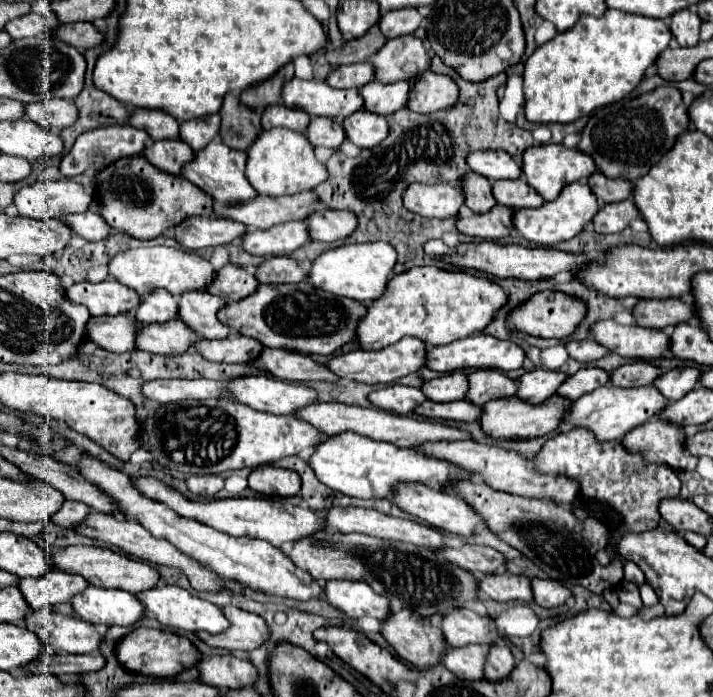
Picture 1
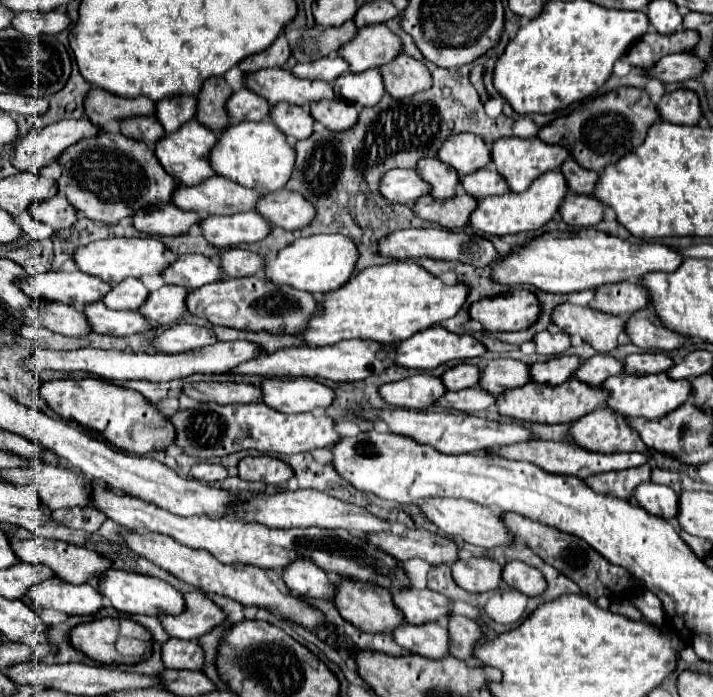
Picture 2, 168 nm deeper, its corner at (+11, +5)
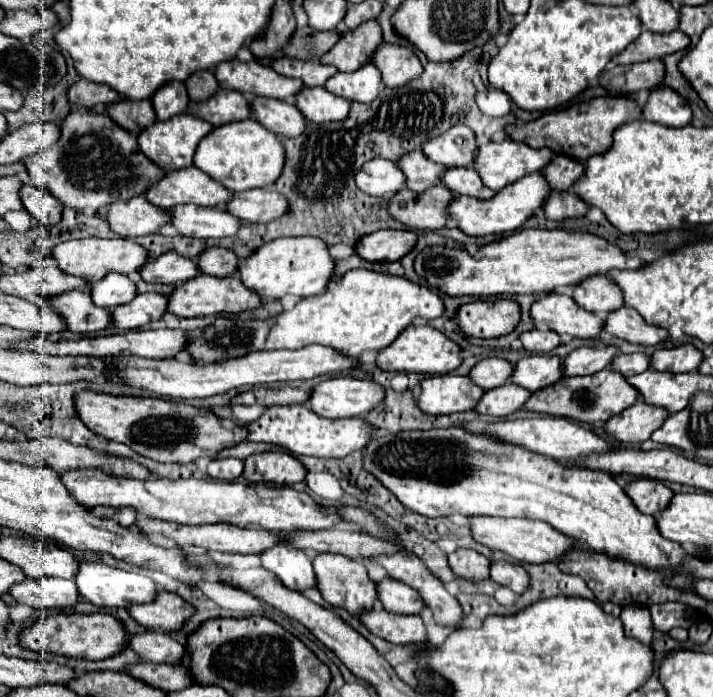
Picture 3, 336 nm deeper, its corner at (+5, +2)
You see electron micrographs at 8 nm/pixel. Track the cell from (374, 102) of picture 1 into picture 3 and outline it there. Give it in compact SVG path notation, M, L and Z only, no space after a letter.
M366 64L366 68L360 68L358 72L338 72L326 82L326 90L334 96L348 98L352 102L370 104L376 100L382 88L382 76L378 68L372 64Z

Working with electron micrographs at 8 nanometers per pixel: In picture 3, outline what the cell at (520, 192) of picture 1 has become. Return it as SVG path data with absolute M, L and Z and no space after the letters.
M450 168L442 176L442 184L446 184L456 194L466 194L474 198L492 198L496 192L482 184L480 174L474 168Z

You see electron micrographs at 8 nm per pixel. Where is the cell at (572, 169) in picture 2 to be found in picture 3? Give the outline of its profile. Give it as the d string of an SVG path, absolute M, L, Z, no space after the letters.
M556 154L554 160L542 170L546 180L550 180L550 186L554 190L572 190L572 186L582 178L584 166L576 162L574 158L568 158L564 154Z

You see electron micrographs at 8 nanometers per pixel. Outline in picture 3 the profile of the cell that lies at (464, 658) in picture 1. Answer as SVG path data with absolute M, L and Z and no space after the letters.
M376 606L358 616L362 624L376 636L392 644L428 644L428 630L420 616L402 616Z

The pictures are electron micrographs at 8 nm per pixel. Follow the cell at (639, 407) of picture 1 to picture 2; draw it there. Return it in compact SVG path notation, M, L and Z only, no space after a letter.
M666 373L656 375L614 375L604 381L604 385L610 391L610 399L606 401L608 407L614 411L626 415L626 417L646 417L646 419L660 419L668 415L672 409L686 403L692 395L692 383L688 379L670 379Z

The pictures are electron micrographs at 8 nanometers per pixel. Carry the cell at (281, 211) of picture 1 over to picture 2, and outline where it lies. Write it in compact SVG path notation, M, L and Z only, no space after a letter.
M212 175L208 181L202 181L202 185L178 185L172 193L172 203L184 211L194 211L200 215L232 215L252 211L258 197L260 195L254 189L242 187L220 175Z

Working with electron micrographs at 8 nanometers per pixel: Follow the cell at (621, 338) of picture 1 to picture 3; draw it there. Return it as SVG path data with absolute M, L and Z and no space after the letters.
M548 294L532 304L532 318L536 328L548 328L556 334L568 334L572 338L598 340L604 330L604 318L580 308L570 296Z

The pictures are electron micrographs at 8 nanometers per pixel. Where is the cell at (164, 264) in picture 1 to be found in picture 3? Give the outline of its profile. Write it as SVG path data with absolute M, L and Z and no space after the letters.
M86 238L86 240L62 242L62 244L54 246L52 258L58 262L58 268L62 268L64 272L68 272L72 276L84 278L90 284L102 280L110 272L118 272L118 274L124 274L124 276L138 274L144 268L144 264L150 260L148 250L142 244L138 244L130 238L110 238L110 240Z

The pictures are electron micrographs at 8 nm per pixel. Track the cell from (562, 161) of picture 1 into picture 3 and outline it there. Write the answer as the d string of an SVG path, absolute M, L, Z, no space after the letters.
M502 140L502 142L490 142L490 144L478 146L478 156L476 156L476 162L474 162L474 170L480 172L480 178L488 188L498 192L504 186L514 184L522 176L528 176L528 174L534 174L534 172L542 172L542 168L546 164L550 164L552 158L554 158L554 152L550 148L536 150L536 148L530 148L526 142Z

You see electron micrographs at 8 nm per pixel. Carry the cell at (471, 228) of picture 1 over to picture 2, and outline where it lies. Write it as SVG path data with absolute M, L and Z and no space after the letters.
M458 189L456 197L450 197L448 201L436 201L434 197L424 195L412 205L416 217L438 223L446 229L462 229L468 223L472 209L476 209L476 199L464 193L464 189Z

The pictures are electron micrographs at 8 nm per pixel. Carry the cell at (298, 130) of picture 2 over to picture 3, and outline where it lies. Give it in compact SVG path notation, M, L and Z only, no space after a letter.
M254 98L252 114L262 126L286 138L296 138L306 130L306 118L294 104L286 100L280 102L274 98Z

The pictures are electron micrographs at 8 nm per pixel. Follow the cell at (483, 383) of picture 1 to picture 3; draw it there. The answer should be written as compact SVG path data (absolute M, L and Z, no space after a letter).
M528 356L514 364L514 374L510 376L512 384L518 384L530 392L546 388L562 378L562 360L550 356Z

